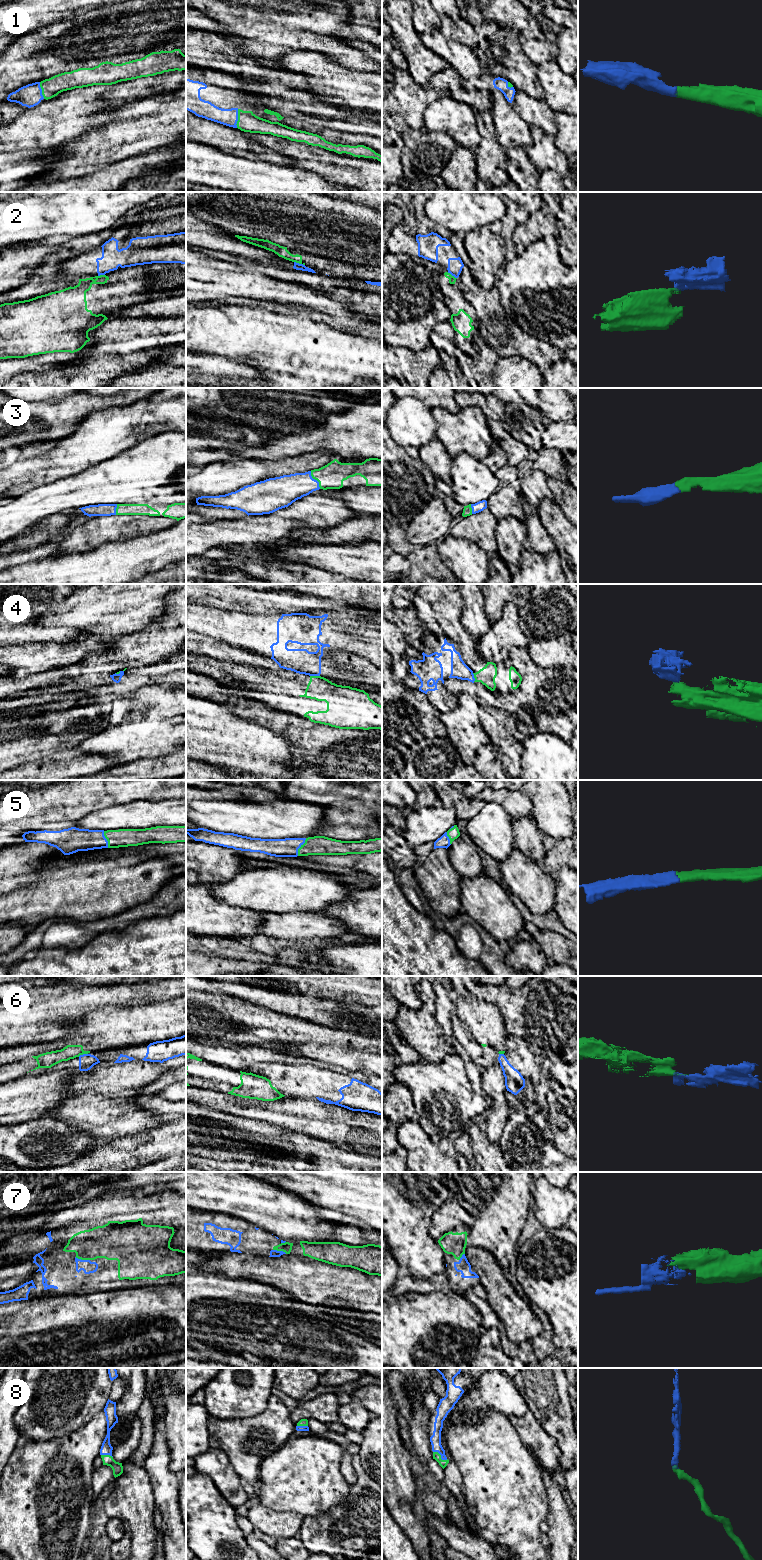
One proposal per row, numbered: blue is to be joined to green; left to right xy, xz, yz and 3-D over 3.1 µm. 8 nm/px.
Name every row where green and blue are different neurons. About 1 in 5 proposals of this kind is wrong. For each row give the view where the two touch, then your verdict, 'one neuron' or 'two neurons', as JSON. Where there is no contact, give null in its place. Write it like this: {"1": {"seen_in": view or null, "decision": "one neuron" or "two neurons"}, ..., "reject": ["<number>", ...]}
{"1": {"seen_in": "xz", "decision": "one neuron"}, "2": {"seen_in": "xz", "decision": "two neurons"}, "3": {"seen_in": "xz", "decision": "one neuron"}, "4": {"seen_in": "xz", "decision": "two neurons"}, "5": {"seen_in": "xz", "decision": "one neuron"}, "6": {"seen_in": "xy", "decision": "two neurons"}, "7": {"seen_in": "xy", "decision": "one neuron"}, "8": {"seen_in": "yz", "decision": "one neuron"}, "reject": ["2", "4", "6"]}

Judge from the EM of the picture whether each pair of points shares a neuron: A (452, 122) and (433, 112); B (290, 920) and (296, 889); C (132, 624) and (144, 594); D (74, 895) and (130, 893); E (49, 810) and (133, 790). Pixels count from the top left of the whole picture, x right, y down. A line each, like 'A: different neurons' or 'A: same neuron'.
A: same neuron
B: different neurons
C: same neuron
D: same neuron
E: same neuron

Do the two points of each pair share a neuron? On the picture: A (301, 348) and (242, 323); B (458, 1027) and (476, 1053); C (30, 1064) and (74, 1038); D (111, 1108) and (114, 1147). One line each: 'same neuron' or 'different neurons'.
A: same neuron
B: same neuron
C: same neuron
D: different neurons

